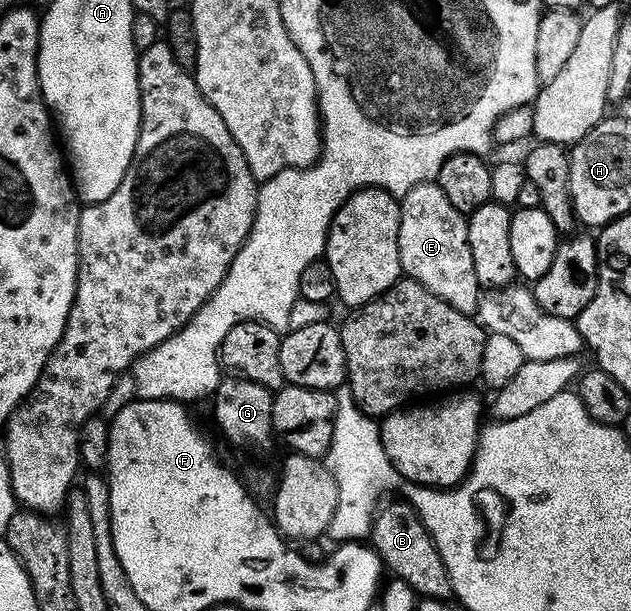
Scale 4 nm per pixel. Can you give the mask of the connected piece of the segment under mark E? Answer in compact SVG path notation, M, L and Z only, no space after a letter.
M436 181L424 182L415 188L411 188L411 192L407 192L400 199L401 219L399 220L399 260L404 277L413 278L419 284L423 284L423 288L427 288L427 292L435 292L435 296L439 296L439 300L447 300L447 304L451 304L451 308L455 308L463 314L470 316L476 315L477 304L483 297L483 287L477 281L475 276L475 264L471 260L471 244L467 244L467 218L461 211L455 208L455 204L451 204L451 200L447 200L447 196L443 196L443 188L439 188Z

